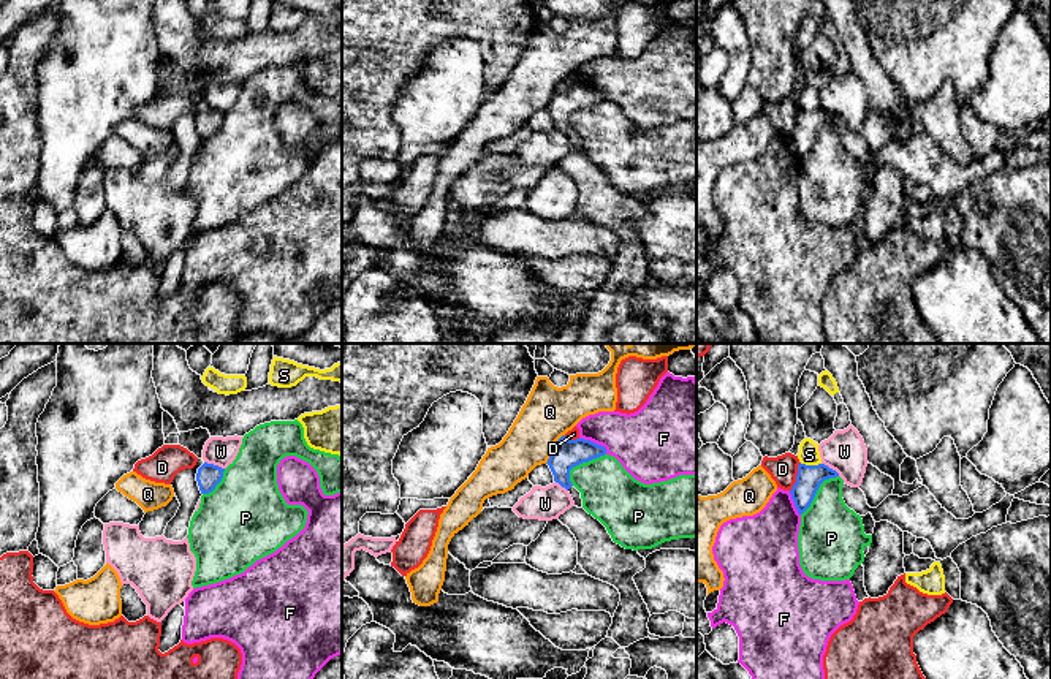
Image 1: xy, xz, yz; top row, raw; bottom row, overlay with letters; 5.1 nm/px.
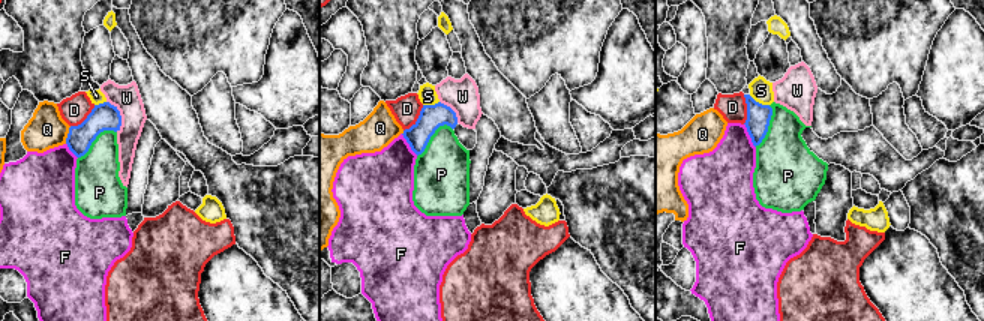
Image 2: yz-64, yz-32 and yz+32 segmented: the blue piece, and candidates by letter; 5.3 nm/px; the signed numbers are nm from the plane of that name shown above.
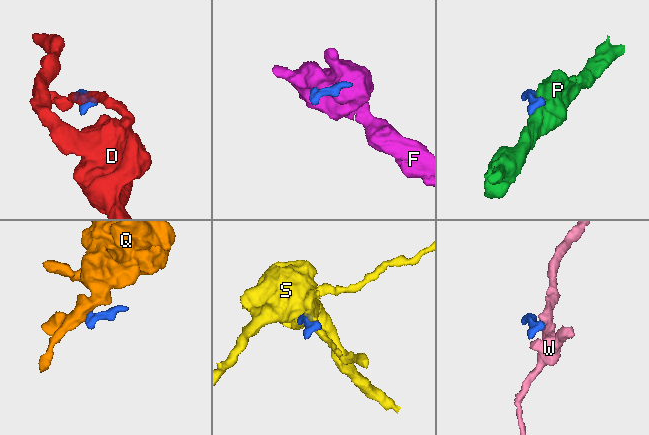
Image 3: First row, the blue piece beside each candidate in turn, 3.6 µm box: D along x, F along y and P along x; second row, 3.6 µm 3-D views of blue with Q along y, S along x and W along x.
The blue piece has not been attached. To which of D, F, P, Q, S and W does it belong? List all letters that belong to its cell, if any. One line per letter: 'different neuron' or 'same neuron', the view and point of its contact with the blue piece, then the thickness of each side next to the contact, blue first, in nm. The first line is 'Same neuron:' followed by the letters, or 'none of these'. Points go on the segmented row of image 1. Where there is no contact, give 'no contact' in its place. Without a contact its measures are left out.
Same neuron: none of these
D: different neuron; contact yz (796, 477); calibres 130 and 140 nm
F: different neuron; contact xz (595, 443); calibres 140 and 320 nm
P: different neuron; contact xz (581, 462); calibres 140 and 280 nm
Q: different neuron; contact xz (554, 448); calibres 140 and 260 nm
S: different neuron; contact yz (811, 466); calibres 130 and 110 nm
W: different neuron; contact xy (214, 466); calibres 120 and 150 nm

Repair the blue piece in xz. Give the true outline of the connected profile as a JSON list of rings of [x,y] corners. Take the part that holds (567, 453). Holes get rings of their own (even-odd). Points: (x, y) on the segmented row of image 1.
[[[562,435],[556,442],[554,450],[546,464],[549,465],[554,475],[554,481],[570,492],[575,506],[581,508],[582,499],[581,492],[570,481],[570,470],[582,462],[589,462],[605,454],[606,448],[590,440],[568,440],[565,435]]]

